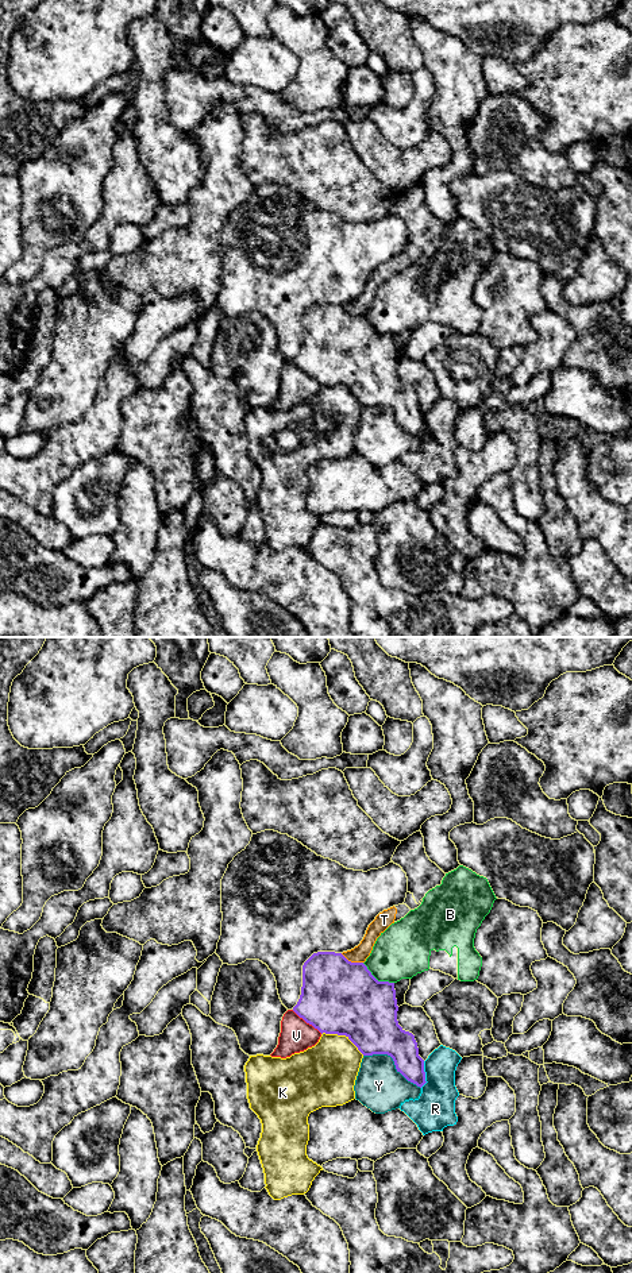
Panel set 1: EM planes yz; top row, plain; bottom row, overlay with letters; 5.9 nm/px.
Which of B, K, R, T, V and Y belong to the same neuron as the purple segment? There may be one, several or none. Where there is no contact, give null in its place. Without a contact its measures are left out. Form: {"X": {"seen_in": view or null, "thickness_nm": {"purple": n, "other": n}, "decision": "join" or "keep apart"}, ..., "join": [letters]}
{"B": {"seen_in": "yz", "thickness_nm": {"purple": 440, "other": 320}, "decision": "keep apart"}, "K": {"seen_in": "yz", "thickness_nm": {"purple": 440, "other": 360}, "decision": "keep apart"}, "R": {"seen_in": "yz", "thickness_nm": {"purple": 180, "other": 240}, "decision": "keep apart"}, "T": {"seen_in": "yz", "thickness_nm": {"purple": 440, "other": 100}, "decision": "keep apart"}, "V": {"seen_in": "yz", "thickness_nm": {"purple": 440, "other": 200}, "decision": "keep apart"}, "Y": {"seen_in": "yz", "thickness_nm": {"purple": 320, "other": 280}, "decision": "keep apart"}, "join": []}

